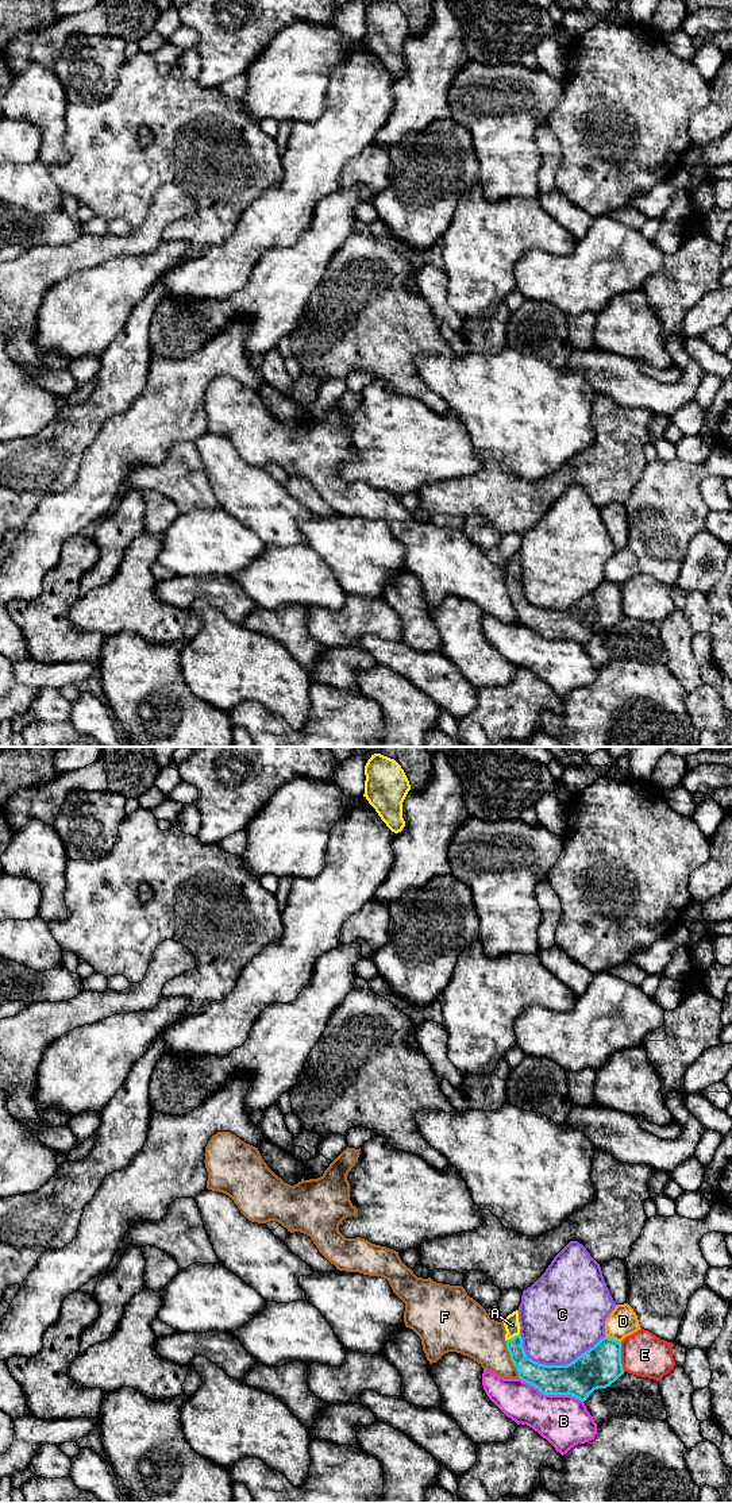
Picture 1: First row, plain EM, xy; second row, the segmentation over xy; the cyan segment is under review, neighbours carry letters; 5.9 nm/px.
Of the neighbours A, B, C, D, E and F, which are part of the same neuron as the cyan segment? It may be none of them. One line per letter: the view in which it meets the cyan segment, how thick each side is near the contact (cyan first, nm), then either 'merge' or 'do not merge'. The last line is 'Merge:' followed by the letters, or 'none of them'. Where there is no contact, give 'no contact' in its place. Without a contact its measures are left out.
A: meets cyan in xy; 140 nm thick on the cyan side, 90 nm on the other; merge
B: meets cyan in xy; 220 nm thick on the cyan side, 300 nm on the other; do not merge
C: meets cyan in xy; 240 nm thick on the cyan side, 460 nm on the other; do not merge
D: meets cyan in xy; 240 nm thick on the cyan side, 180 nm on the other; do not merge
E: meets cyan in xy; 240 nm thick on the cyan side, 260 nm on the other; do not merge
F: meets cyan in xy; 170 nm thick on the cyan side, 280 nm on the other; do not merge
Merge: A

